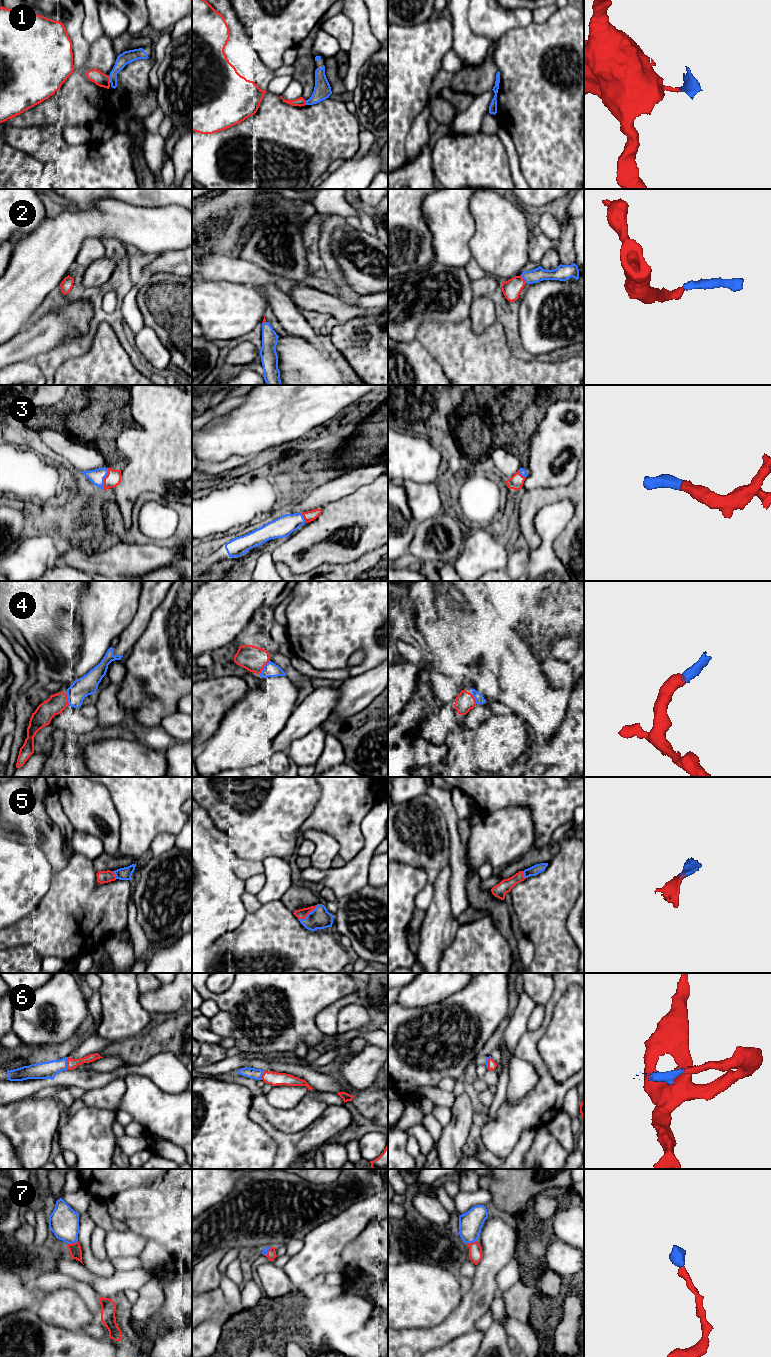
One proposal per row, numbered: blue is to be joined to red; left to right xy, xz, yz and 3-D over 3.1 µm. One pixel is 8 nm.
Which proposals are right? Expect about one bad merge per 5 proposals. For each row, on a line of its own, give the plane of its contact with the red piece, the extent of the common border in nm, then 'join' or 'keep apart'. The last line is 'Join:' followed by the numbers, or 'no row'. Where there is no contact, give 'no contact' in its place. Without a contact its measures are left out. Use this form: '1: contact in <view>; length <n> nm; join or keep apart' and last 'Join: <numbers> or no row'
1: contact in xy; length 60 nm; keep apart
2: contact in yz; length 80 nm; join
3: contact in xy; length 180 nm; join
4: contact in xz; length 150 nm; join
5: contact in xz; length 220 nm; join
6: contact in xy; length 110 nm; join
7: contact in yz; length 90 nm; join
Join: 2, 3, 4, 5, 6, 7

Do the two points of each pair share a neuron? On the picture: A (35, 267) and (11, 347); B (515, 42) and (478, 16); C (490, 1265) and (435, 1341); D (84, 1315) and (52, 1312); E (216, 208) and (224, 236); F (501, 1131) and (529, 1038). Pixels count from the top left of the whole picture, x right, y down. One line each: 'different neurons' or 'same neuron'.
A: different neurons
B: different neurons
C: same neuron
D: same neuron
E: same neuron
F: same neuron

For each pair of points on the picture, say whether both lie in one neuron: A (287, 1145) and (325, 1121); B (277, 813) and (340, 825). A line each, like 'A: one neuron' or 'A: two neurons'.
A: one neuron
B: two neurons

